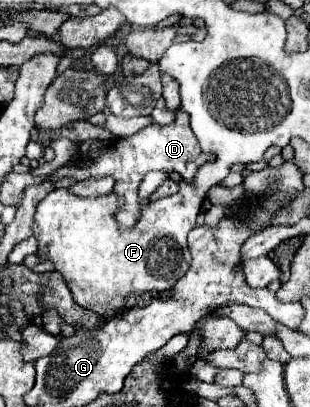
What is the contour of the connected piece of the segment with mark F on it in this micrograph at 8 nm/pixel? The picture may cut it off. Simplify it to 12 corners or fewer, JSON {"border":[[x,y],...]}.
{"border":[[54,189],[32,231],[74,301],[112,315],[188,271],[202,197]]}

